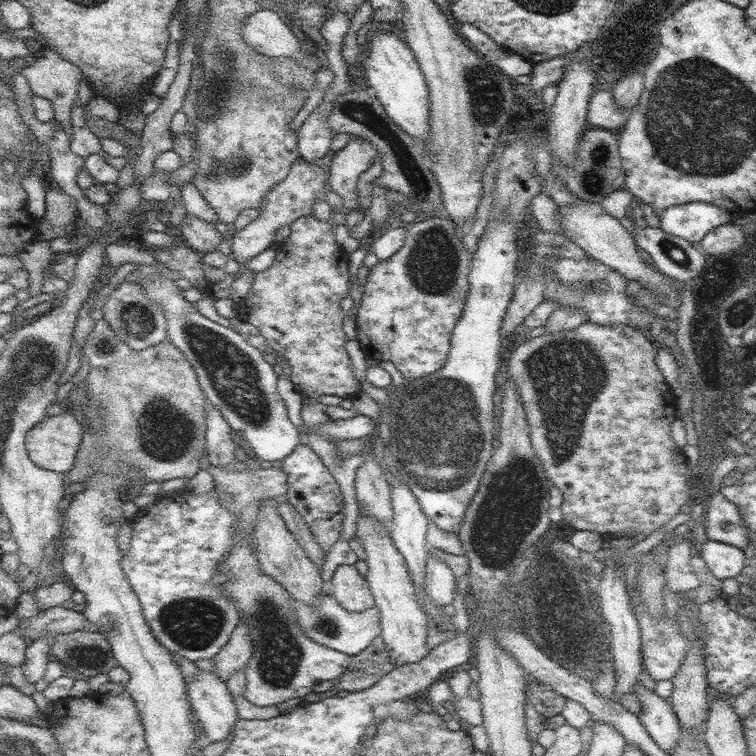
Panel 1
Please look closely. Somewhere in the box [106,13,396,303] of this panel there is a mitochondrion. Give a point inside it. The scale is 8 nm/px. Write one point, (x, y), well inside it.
(227, 74)

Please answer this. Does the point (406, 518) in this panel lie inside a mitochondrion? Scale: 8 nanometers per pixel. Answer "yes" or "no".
no

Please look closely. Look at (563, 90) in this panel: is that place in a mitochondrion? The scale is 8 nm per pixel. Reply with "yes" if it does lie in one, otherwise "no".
no

